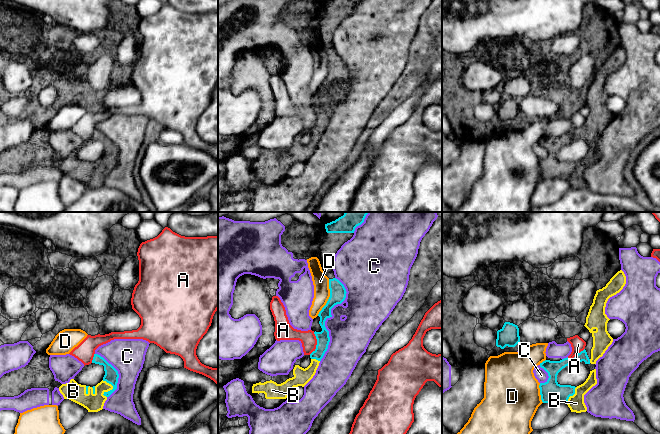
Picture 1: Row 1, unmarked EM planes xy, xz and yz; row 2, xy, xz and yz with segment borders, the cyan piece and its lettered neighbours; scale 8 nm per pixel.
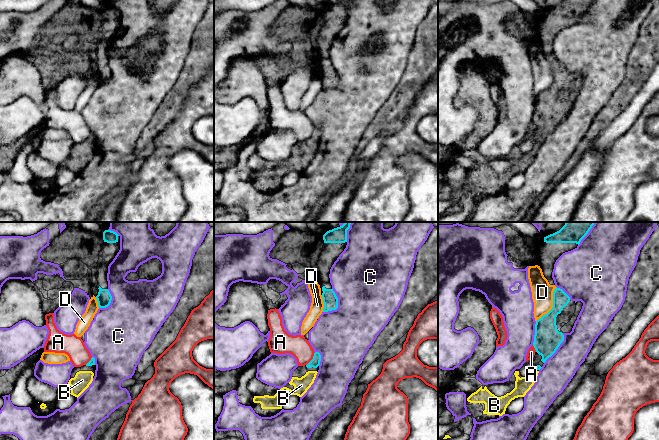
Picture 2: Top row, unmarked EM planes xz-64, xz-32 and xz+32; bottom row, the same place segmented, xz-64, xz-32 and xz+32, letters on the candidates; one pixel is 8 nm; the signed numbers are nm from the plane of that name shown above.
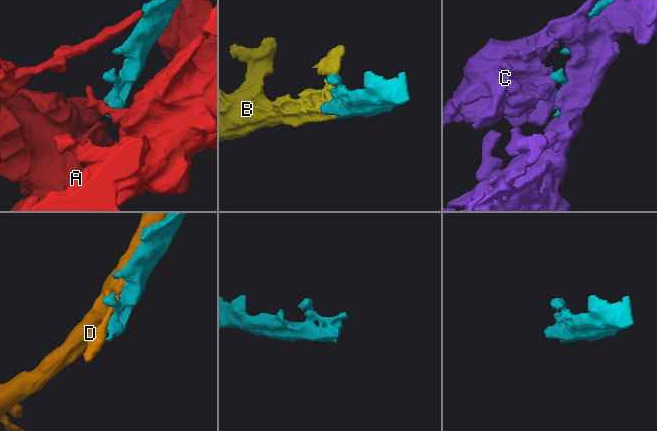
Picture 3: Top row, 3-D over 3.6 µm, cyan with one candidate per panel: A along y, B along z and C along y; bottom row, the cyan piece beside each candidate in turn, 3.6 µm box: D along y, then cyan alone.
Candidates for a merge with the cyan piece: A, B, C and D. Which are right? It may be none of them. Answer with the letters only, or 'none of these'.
B

